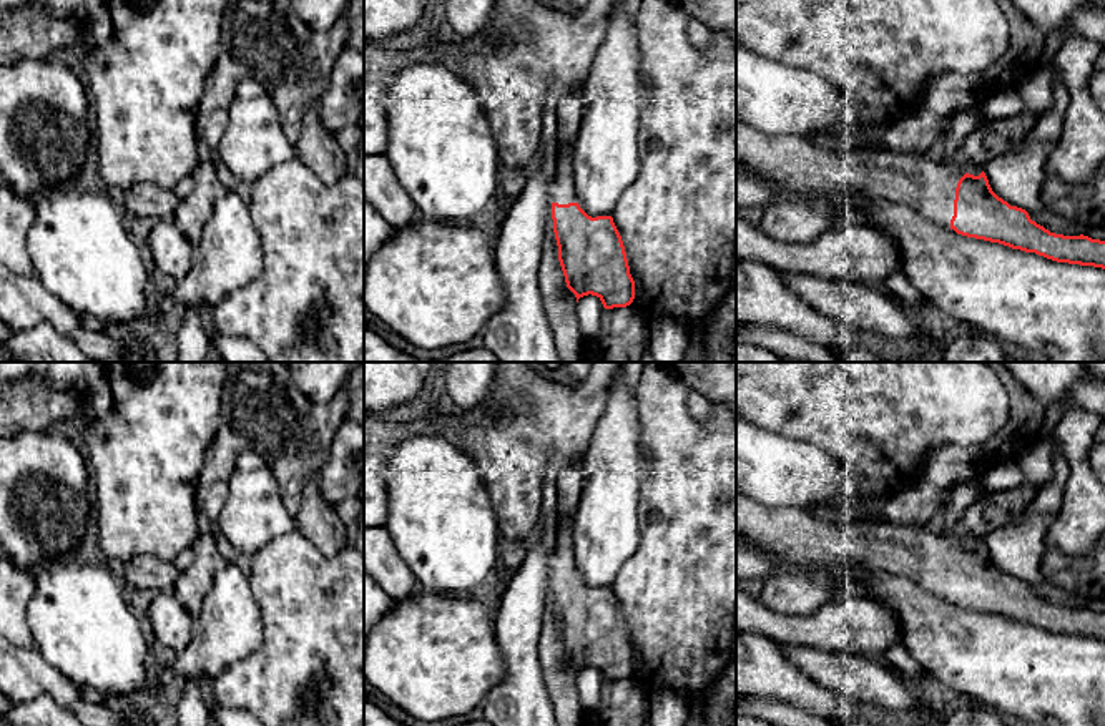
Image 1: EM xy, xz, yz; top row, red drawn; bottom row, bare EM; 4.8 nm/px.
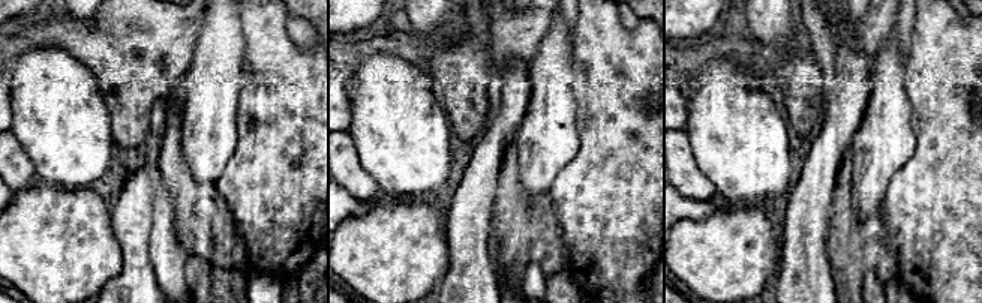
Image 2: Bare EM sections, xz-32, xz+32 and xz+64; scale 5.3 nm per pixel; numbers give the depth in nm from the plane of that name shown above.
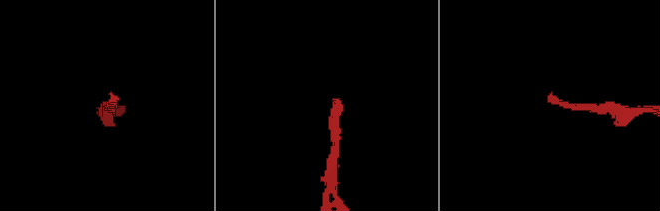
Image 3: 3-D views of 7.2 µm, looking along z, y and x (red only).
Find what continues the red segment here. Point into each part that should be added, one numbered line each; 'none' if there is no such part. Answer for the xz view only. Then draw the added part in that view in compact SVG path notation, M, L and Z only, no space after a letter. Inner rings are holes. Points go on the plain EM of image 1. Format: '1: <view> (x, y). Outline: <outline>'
1: xz (562, 562). Outline: M563 518L550 558L550 573L558 576L578 575L575 543L572 540L572 518Z

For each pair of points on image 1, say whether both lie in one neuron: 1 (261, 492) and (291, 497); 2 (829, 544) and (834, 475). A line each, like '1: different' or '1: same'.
1: different
2: different

